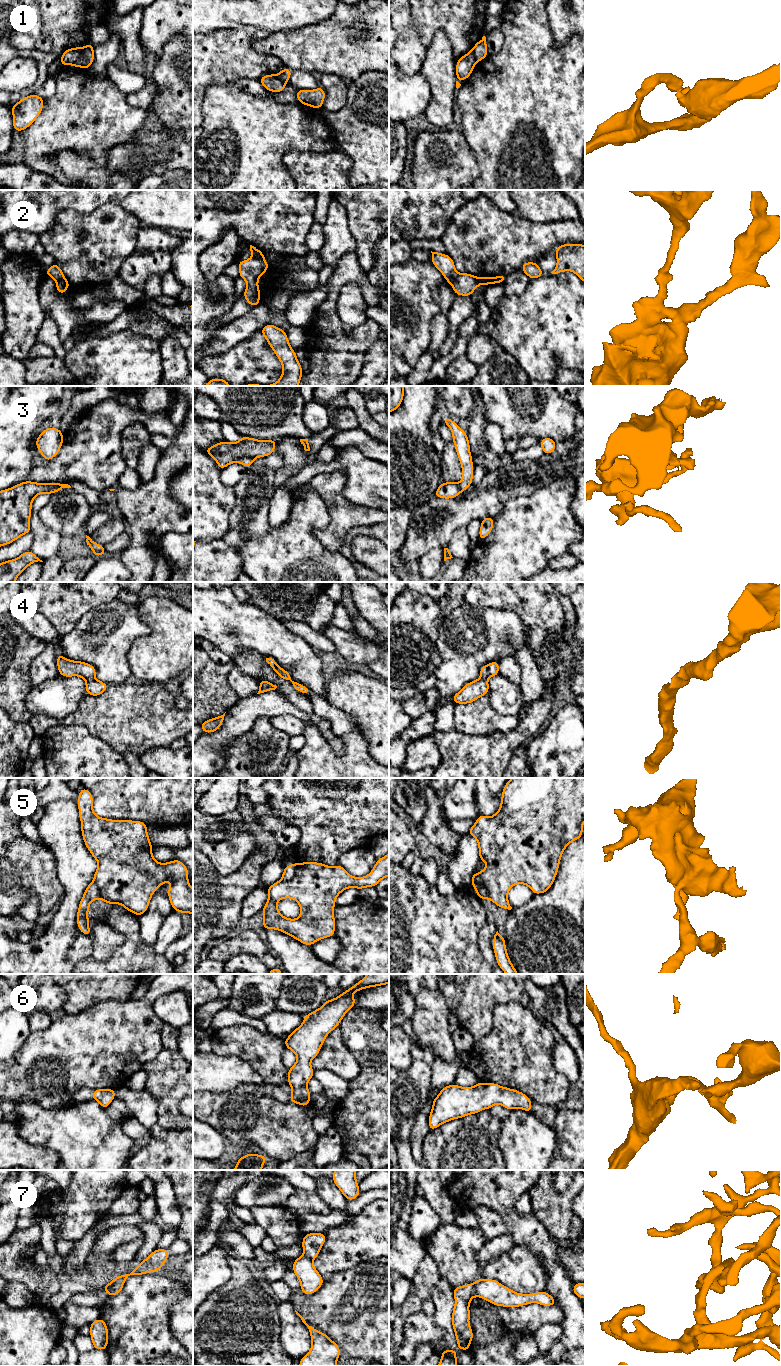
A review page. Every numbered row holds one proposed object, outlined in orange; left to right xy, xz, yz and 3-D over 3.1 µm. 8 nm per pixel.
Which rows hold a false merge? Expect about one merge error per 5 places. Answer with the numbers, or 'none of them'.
1, 2, 3, 5

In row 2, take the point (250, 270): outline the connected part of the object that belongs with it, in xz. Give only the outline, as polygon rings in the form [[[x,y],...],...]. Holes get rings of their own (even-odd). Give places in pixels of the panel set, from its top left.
[[[252,256],[248,260],[237,263],[239,276],[247,282],[243,296],[253,308],[261,301],[258,280],[263,273],[267,272],[269,265],[264,256]]]

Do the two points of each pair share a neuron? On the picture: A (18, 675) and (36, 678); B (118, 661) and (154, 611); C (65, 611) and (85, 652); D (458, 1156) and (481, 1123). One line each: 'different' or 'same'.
A: different
B: different
C: different
D: same

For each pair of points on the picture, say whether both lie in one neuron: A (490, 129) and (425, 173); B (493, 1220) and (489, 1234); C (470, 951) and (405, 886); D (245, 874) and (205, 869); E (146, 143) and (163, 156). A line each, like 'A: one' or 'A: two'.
A: two
B: one
C: one
D: one
E: one

